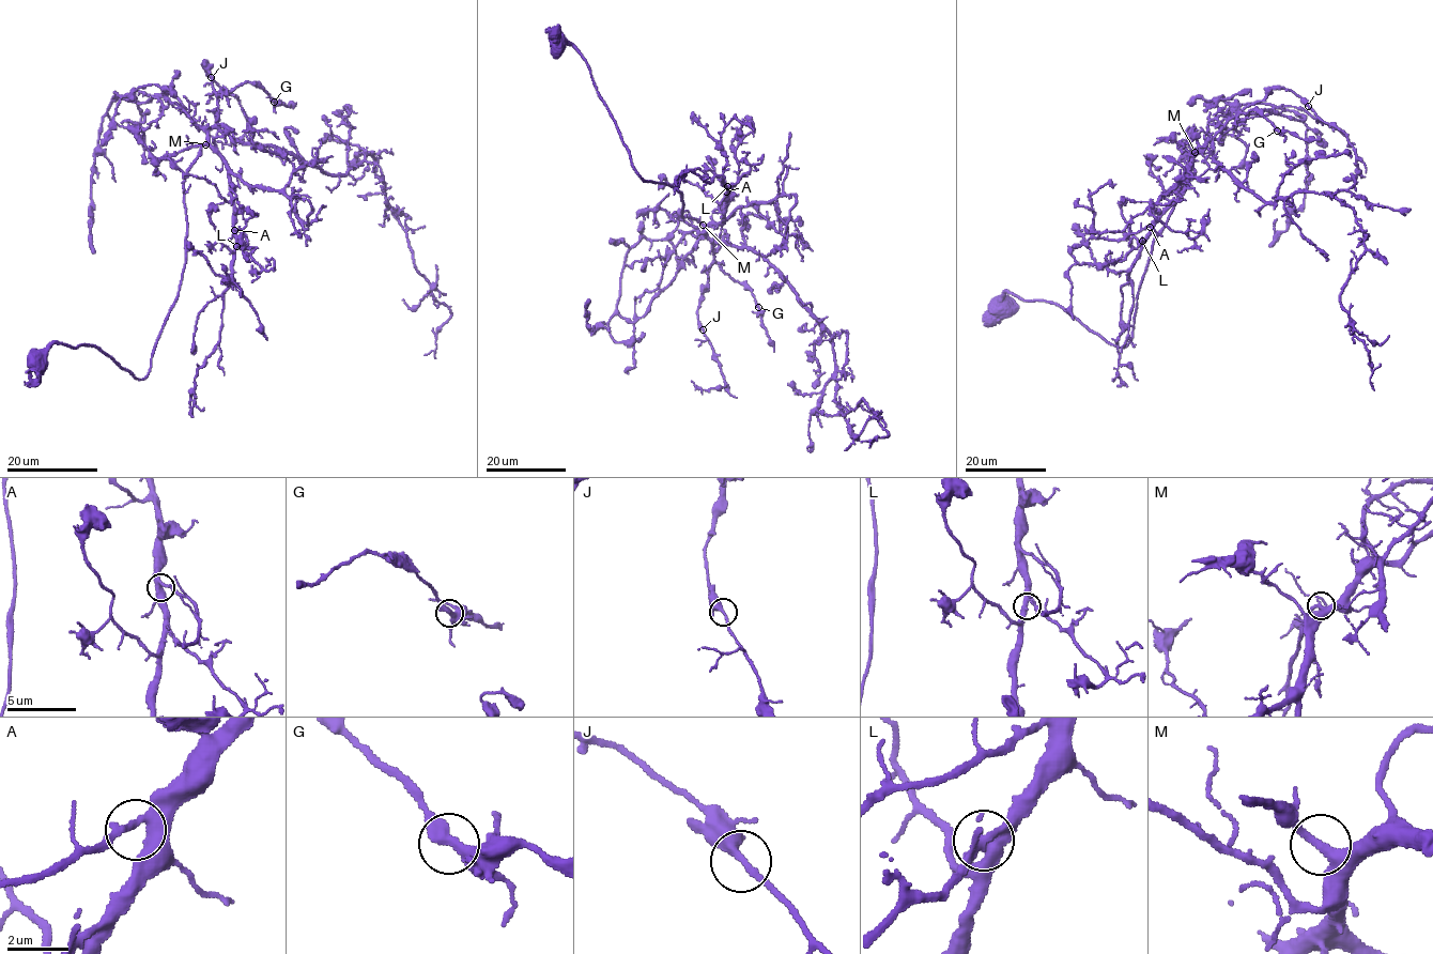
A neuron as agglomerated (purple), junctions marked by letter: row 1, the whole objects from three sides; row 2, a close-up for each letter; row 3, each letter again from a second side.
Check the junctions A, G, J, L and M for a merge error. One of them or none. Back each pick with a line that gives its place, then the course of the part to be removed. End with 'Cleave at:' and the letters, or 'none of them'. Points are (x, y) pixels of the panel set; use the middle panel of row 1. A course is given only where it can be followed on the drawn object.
Cleave at: none of them

